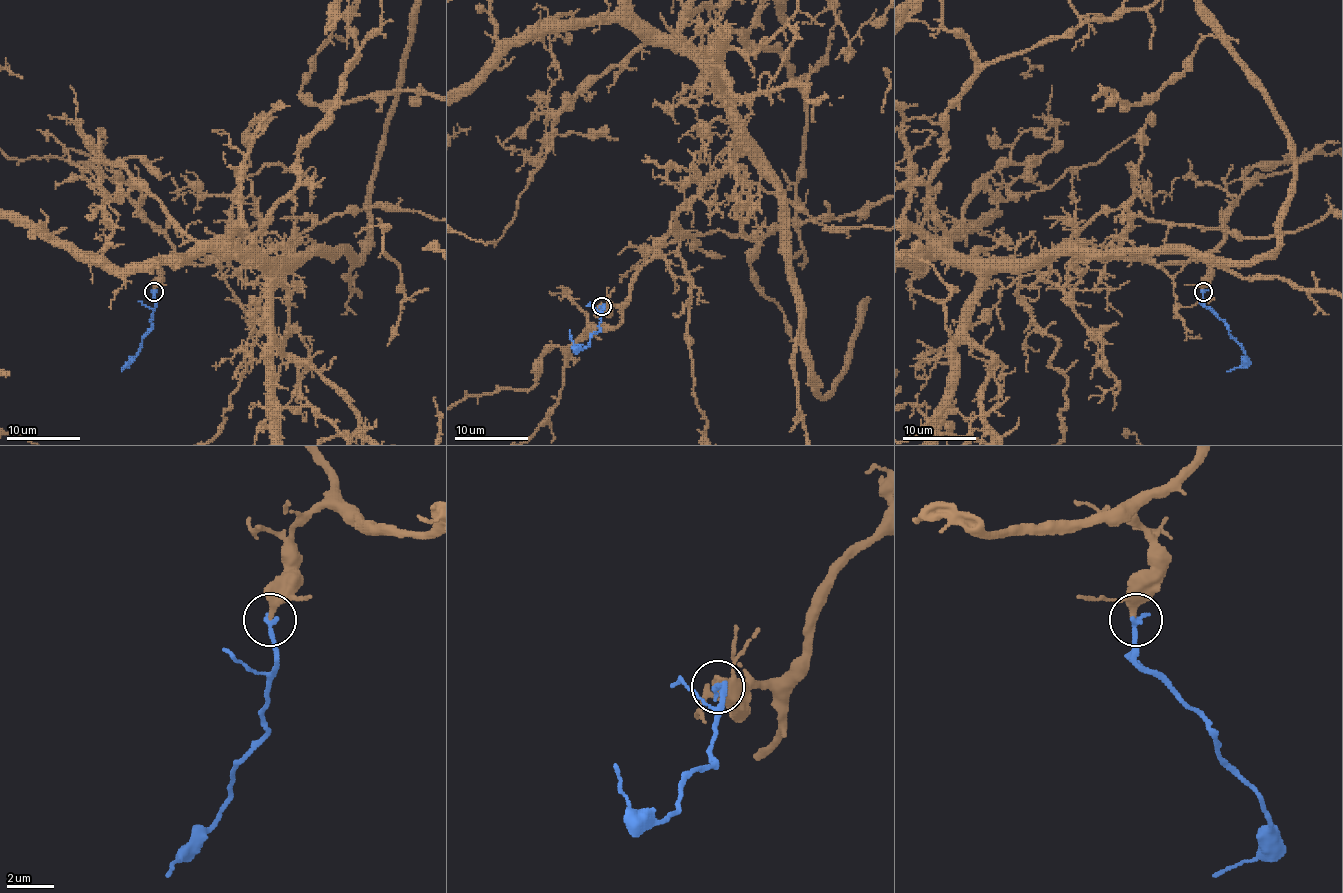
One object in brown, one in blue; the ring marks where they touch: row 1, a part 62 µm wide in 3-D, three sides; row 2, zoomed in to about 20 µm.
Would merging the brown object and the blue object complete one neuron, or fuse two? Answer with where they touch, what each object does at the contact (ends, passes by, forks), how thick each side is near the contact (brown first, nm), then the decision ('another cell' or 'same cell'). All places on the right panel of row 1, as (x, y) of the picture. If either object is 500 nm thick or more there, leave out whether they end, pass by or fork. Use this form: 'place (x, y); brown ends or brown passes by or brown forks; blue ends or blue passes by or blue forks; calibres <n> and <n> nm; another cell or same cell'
place (1203, 291); brown passes by; blue ends; calibres 280 and 280 nm; same cell

